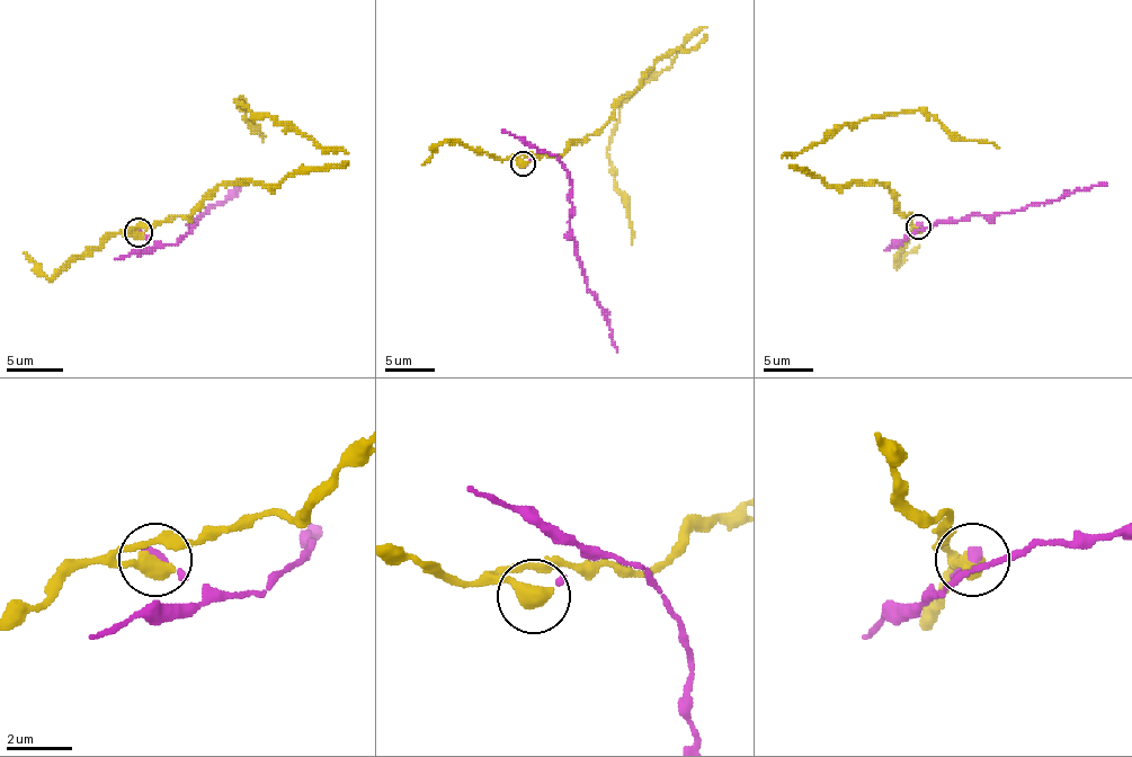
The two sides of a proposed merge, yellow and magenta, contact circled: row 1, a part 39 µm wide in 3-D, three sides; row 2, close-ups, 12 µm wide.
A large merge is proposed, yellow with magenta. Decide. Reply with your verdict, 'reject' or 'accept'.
reject

